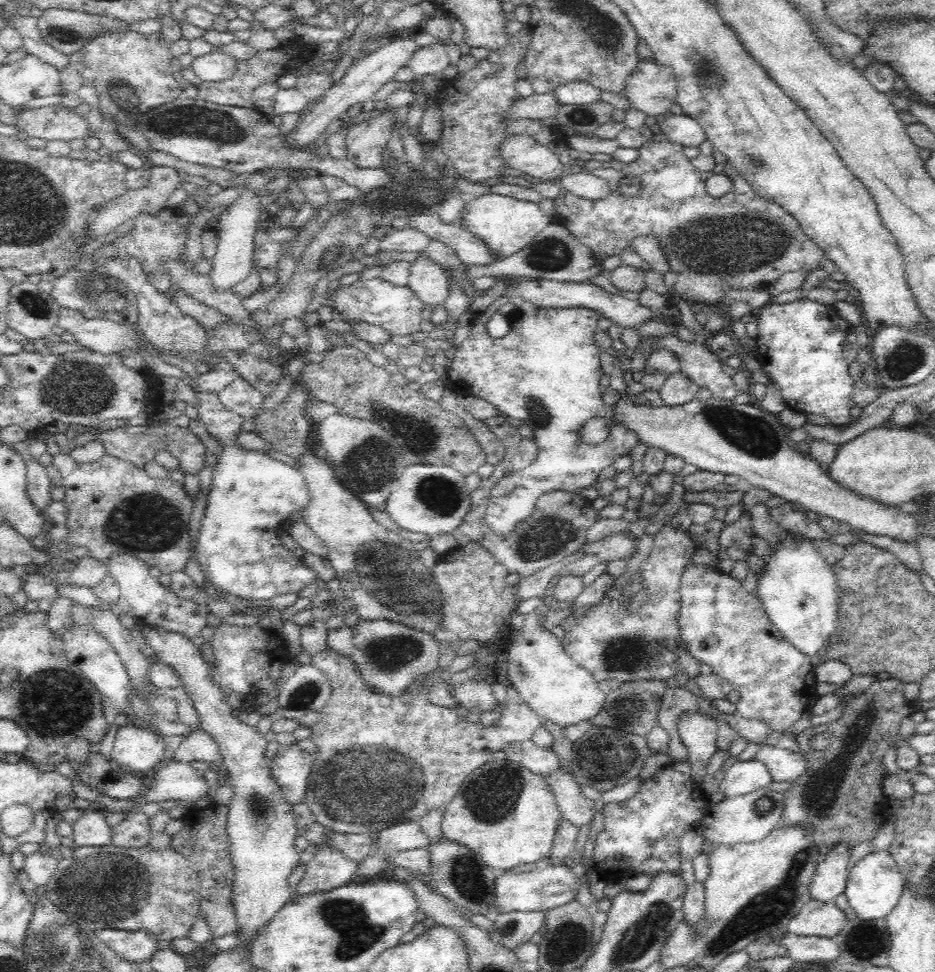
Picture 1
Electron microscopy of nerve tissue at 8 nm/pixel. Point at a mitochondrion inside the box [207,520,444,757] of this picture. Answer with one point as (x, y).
(388, 570)

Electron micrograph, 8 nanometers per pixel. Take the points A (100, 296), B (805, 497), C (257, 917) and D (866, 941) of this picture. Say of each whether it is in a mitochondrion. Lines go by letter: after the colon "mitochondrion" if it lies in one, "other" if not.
A: mitochondrion
B: other
C: other
D: mitochondrion

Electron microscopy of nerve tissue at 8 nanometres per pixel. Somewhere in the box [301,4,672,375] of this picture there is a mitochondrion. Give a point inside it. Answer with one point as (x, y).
(427, 193)

